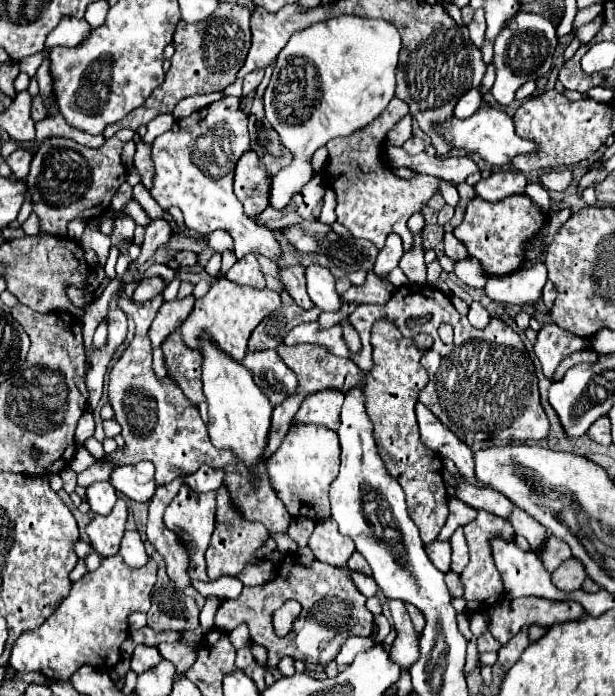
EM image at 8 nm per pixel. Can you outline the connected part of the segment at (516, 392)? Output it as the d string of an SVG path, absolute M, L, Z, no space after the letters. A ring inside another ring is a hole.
M402 285L398 287L386 305L360 305L350 313L348 323L358 331L362 349L358 353L348 351L342 335L342 327L324 329L318 323L300 323L284 339L284 345L296 343L318 343L328 347L338 357L352 359L358 367L370 369L372 347L370 347L370 327L374 319L388 317L398 325L402 335L428 333L434 337L434 347L422 357L422 365L428 371L428 385L420 393L420 401L444 423L462 443L472 447L474 443L486 439L512 439L512 441L530 441L544 439L550 431L550 423L544 415L538 395L538 379L534 375L534 365L520 341L518 333L512 331L502 319L494 317L486 329L474 329L464 315L460 315L450 299L430 287L430 285ZM428 315L430 319L422 325L408 327L408 319L420 319ZM450 323L454 327L454 345L444 345L438 337L438 325Z

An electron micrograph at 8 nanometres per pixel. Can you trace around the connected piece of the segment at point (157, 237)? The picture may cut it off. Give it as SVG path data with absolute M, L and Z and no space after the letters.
M162 219L158 221L152 221L148 227L146 227L146 237L144 237L144 243L142 243L142 249L140 249L140 255L138 259L132 263L134 269L140 269L154 253L158 247L162 247L164 243L168 243L172 231L170 231L170 225Z

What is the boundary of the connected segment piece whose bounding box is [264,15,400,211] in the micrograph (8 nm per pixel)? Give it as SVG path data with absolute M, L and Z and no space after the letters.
M338 17L296 31L276 59L272 79L264 91L264 115L292 153L292 163L278 171L270 205L282 211L312 179L312 155L334 137L348 137L374 121L394 97L400 51L398 29L386 19Z

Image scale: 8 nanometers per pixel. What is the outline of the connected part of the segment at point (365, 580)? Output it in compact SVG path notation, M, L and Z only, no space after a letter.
M350 573L352 575L352 579L354 579L354 585L360 589L360 593L364 595L364 597L376 597L376 593L378 593L378 585L374 583L374 579L372 577L366 577L366 575L362 575L362 573Z

